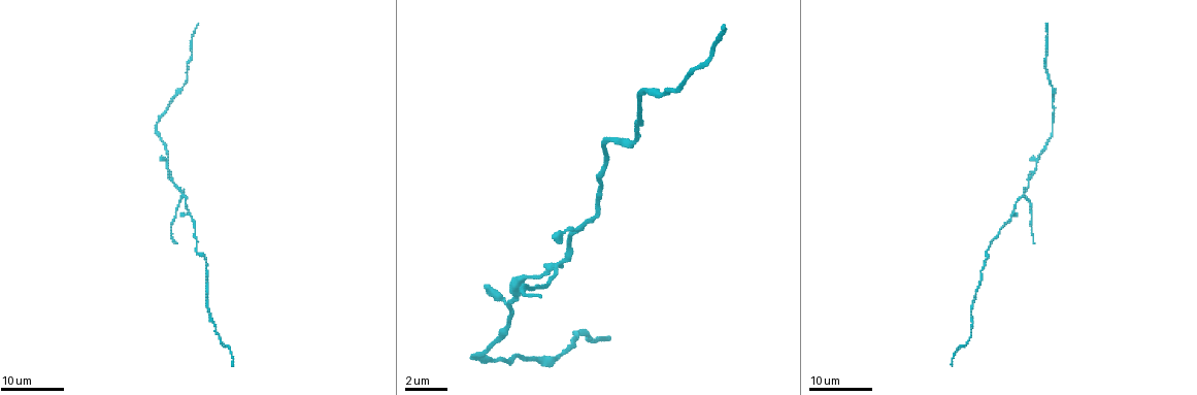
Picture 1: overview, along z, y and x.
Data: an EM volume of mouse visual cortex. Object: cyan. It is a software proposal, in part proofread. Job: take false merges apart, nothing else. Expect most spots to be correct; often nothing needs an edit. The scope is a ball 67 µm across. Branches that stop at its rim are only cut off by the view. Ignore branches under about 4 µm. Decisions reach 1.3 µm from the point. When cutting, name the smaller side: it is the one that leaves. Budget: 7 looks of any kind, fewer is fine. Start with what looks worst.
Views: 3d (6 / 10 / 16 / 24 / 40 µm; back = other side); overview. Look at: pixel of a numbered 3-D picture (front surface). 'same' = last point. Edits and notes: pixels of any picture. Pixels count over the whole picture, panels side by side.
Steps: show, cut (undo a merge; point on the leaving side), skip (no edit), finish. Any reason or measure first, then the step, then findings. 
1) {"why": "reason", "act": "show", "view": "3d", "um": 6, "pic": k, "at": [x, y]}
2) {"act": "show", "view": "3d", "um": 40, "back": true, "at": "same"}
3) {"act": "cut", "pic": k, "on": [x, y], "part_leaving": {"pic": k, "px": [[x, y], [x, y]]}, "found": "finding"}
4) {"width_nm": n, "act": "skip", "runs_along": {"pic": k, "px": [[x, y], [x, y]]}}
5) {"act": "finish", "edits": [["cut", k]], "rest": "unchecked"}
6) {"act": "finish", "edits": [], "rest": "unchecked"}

{"why": "arms run side by side", "act": "show", "view": "3d", "um": 24, "pic": 1, "at": [565, 258]}

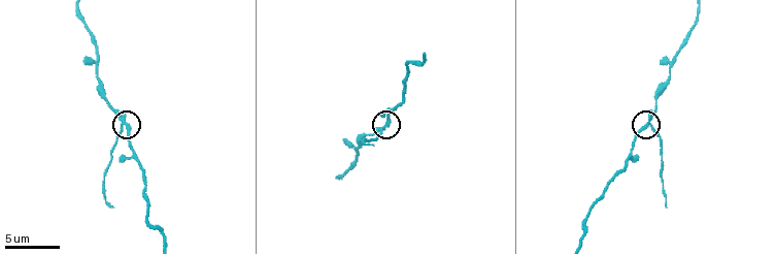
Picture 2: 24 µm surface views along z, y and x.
{"why": "zoom in", "act": "show", "view": "3d", "um": 10, "pic": 2, "at": [127, 124]}

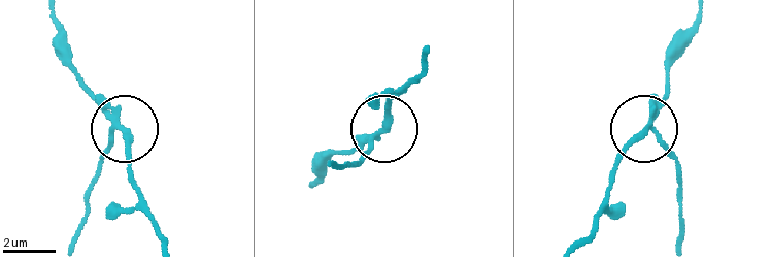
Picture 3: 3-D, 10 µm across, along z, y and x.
{"arms": 4, "act": "cut", "pic": 3, "on": [109, 148], "part_leaving": {"pic": 3, "px": [[109, 113], [114, 136], [78, 236]]}, "found": "two neurons meet here"}

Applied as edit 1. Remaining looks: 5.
{"act": "show", "view": "3d", "um": 10, "pic": 2, "at": [668, 81]}

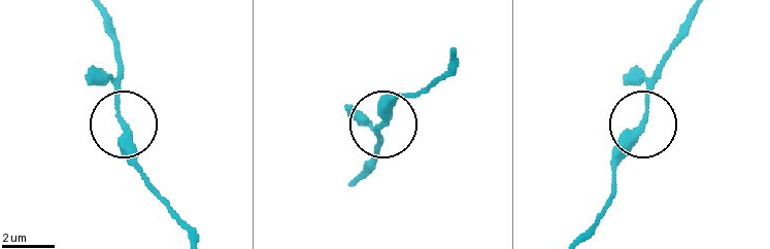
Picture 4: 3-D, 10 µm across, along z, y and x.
{"act": "show", "view": "3d", "um": 10, "back": true, "pic": 4, "at": [384, 121]}

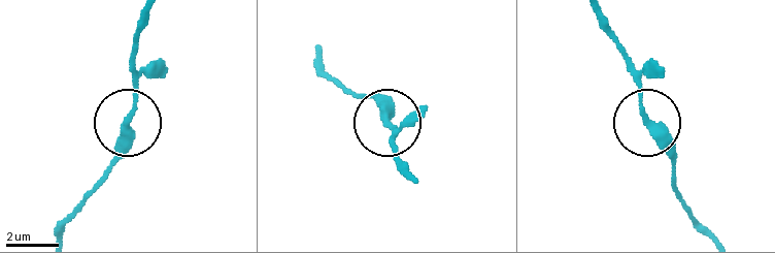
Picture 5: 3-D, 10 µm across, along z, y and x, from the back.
{"width_nm": 270, "act": "skip", "runs_along": {"pic": 5, "px": [[699, 227], [676, 189], [670, 149], [643, 116], [632, 58]]}, "found": "continuous, no second neuron"}

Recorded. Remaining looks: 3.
{"why": "calibre changes", "act": "show", "view": "3d", "um": 24, "pic": 1, "at": [978, 288]}

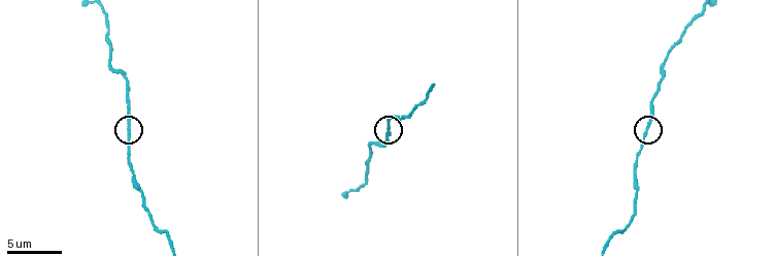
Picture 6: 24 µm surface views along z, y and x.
{"act": "show", "view": "3d", "um": 6, "pic": 6, "at": [389, 130]}

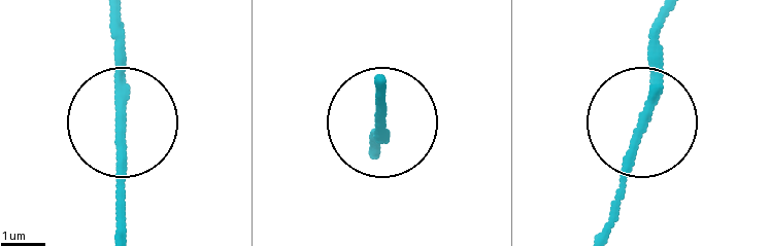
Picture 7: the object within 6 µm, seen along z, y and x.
{"width_nm": 210, "act": "skip", "runs_along": {"pic": 7, "px": [[114, 11], [126, 233]]}, "found": "one neuron here"}

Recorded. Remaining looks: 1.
{"act": "finish", "edits": [["cut", 3]], "rest": "unchecked"}

